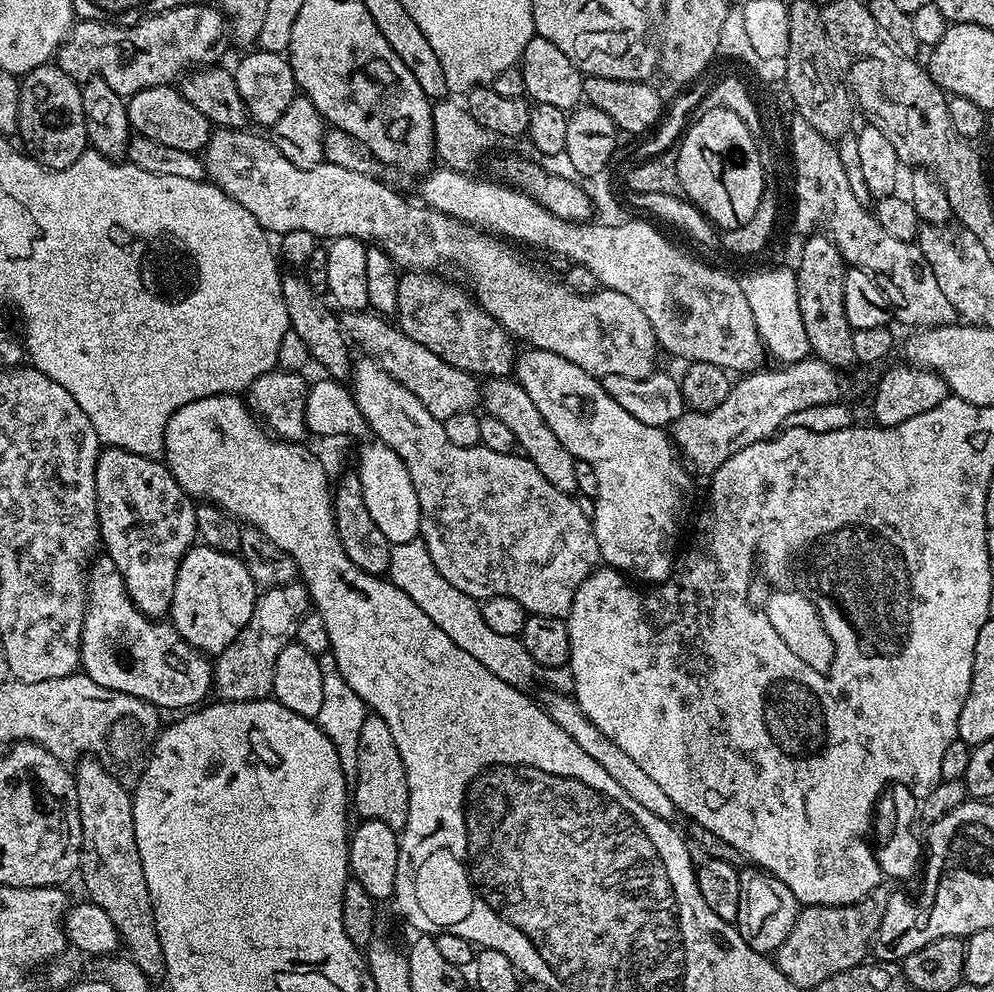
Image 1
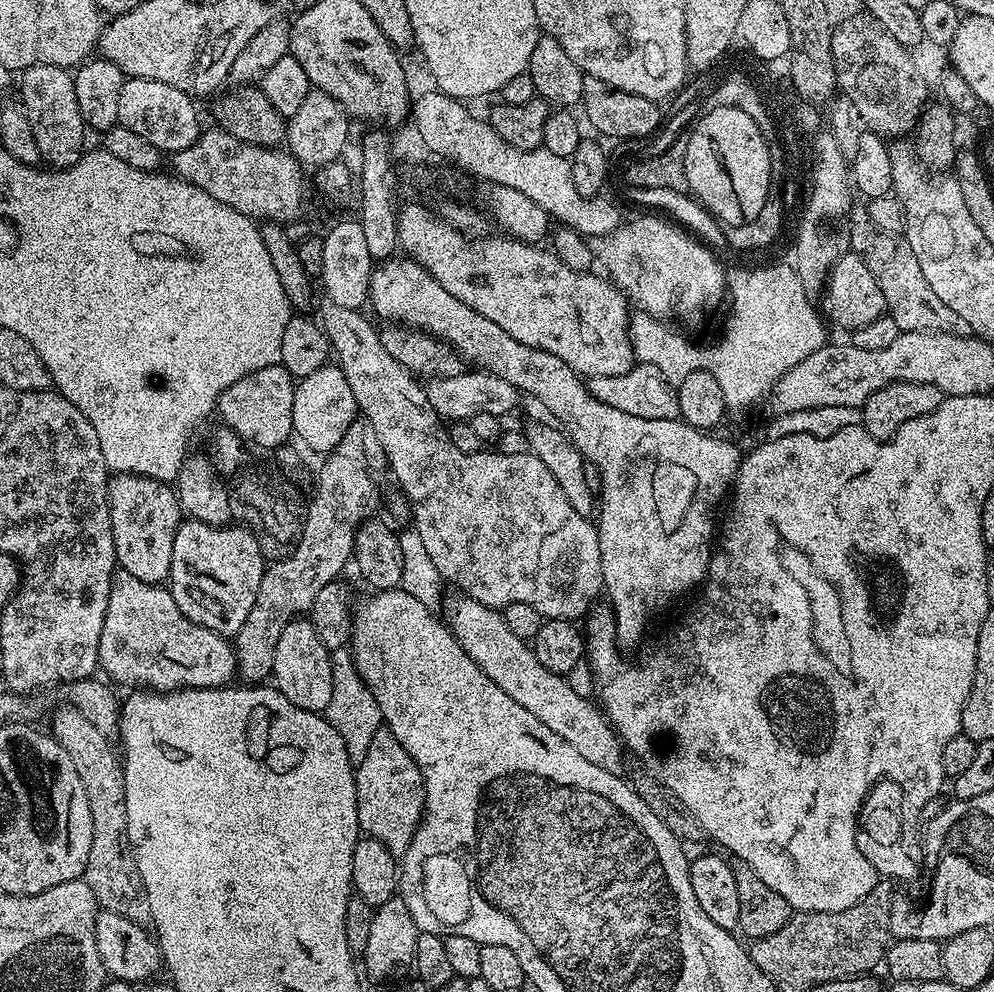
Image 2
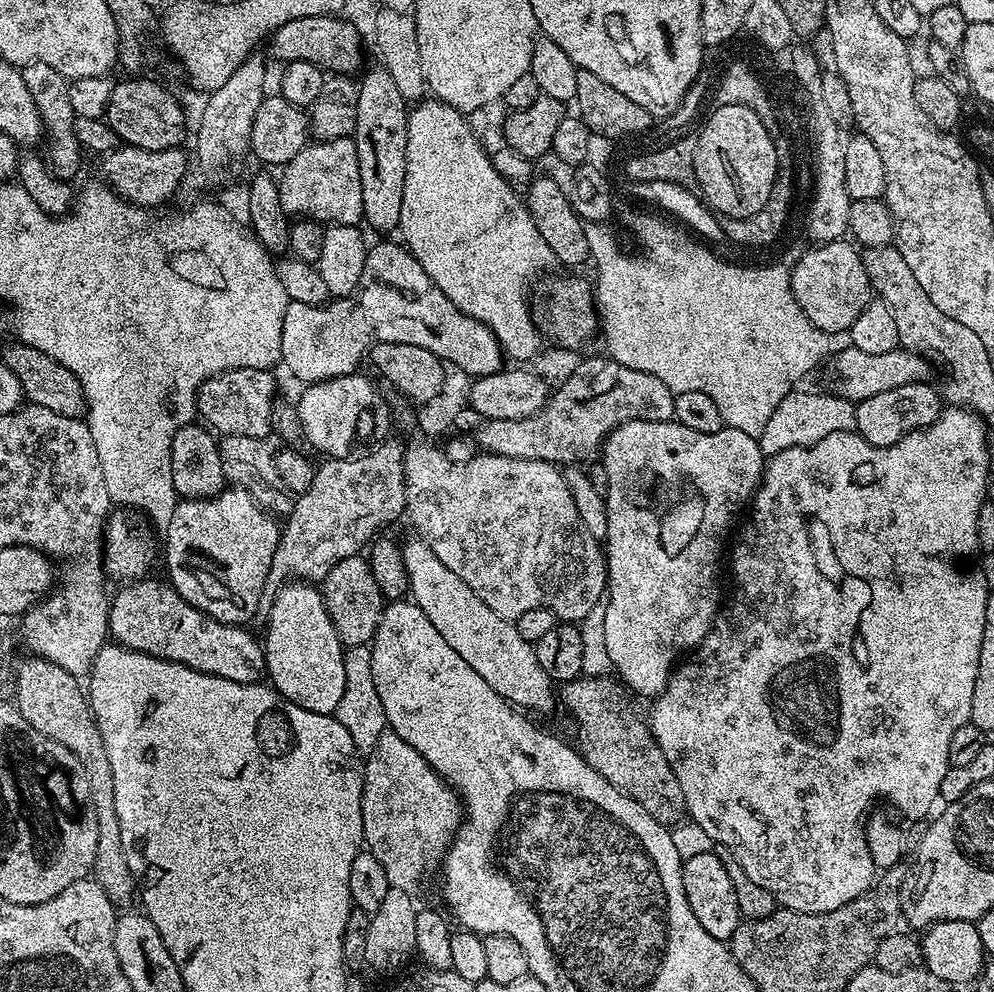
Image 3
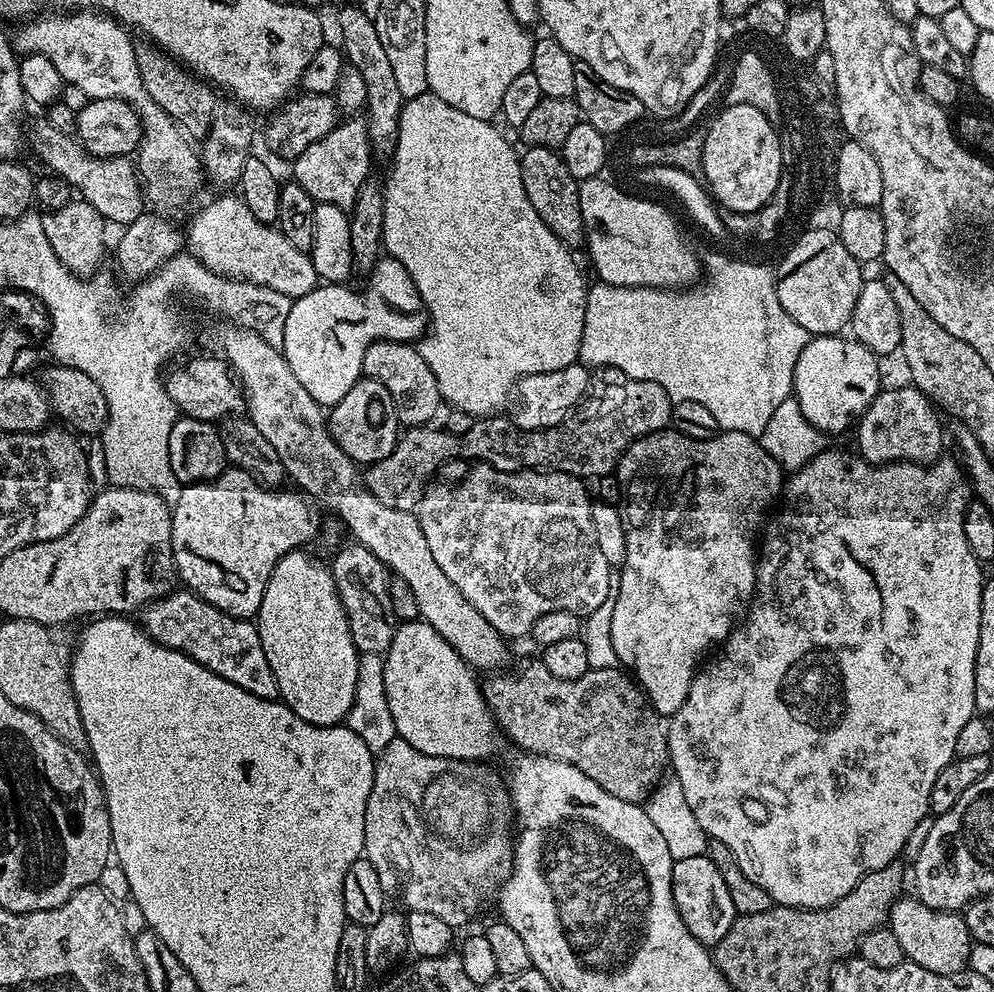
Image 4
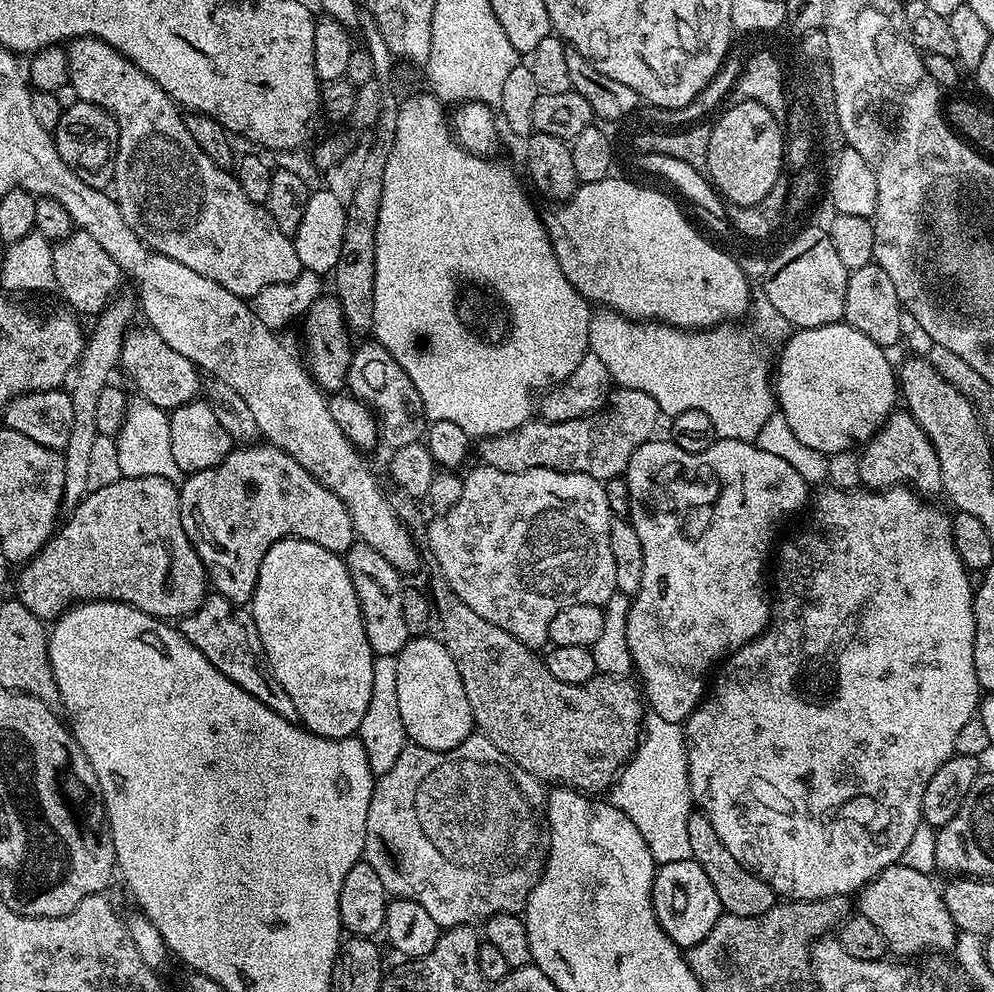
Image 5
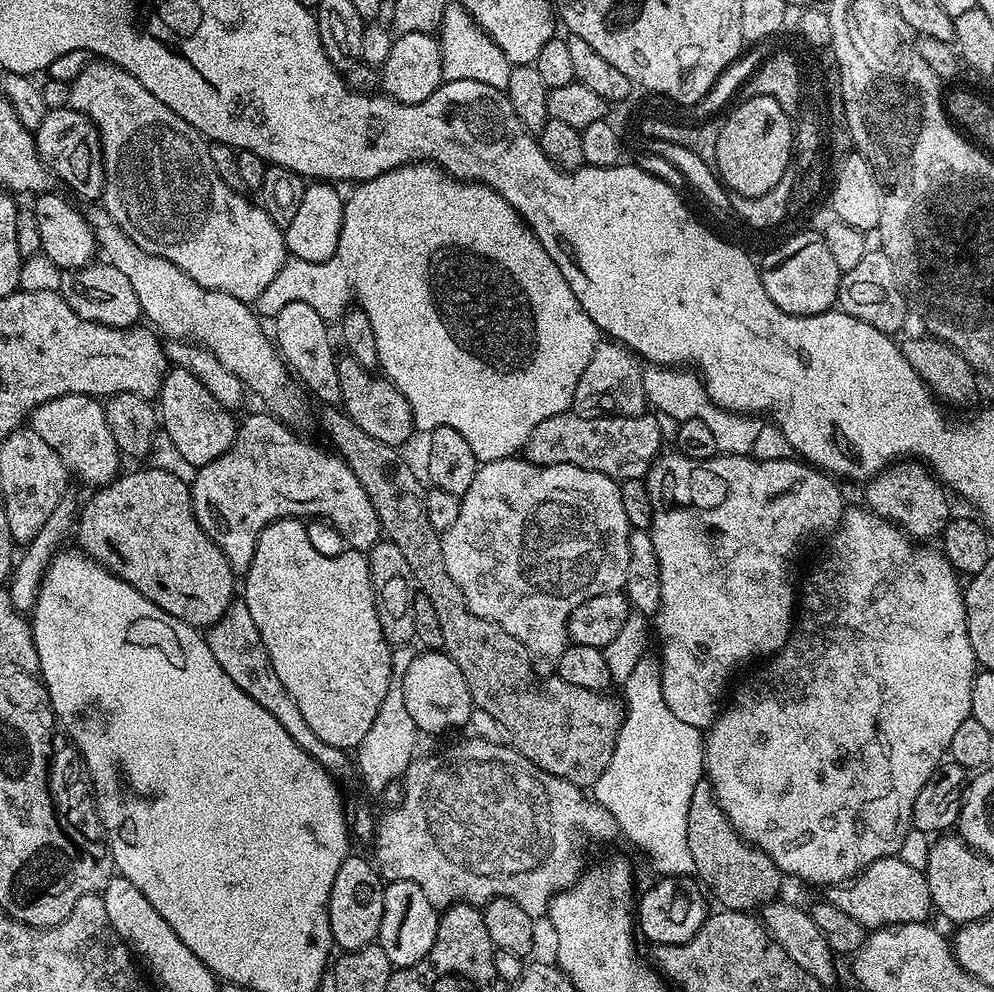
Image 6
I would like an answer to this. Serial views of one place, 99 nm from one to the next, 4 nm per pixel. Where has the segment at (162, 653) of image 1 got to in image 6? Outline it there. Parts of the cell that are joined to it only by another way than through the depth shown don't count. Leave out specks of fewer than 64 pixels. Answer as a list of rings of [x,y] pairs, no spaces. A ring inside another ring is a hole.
[[[233,599],[223,618],[207,629],[206,639],[222,670],[226,670],[226,674],[230,674],[230,678],[234,678],[234,682],[238,682],[238,686],[246,690],[246,694],[250,694],[250,698],[254,698],[254,702],[258,702],[262,710],[270,710],[270,714],[278,718],[282,730],[286,730],[286,734],[290,734],[290,738],[294,738],[294,742],[298,742],[298,746],[302,746],[302,750],[306,750],[306,754],[310,754],[314,762],[333,774],[341,774],[340,772],[350,768],[349,753],[345,749],[322,742],[322,738],[318,738],[318,734],[314,734],[314,730],[306,726],[306,718],[302,718],[294,698],[286,694],[286,686],[278,682],[278,674],[274,674],[272,663],[266,654],[266,646],[262,642],[262,634],[258,634],[258,626],[254,626],[254,617],[243,599]]]

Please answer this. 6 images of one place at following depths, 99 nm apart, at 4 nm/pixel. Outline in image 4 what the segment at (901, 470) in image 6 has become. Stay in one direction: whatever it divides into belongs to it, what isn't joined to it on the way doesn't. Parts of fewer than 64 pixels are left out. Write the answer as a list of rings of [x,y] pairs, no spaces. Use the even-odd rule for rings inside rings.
[[[885,387],[870,402],[870,406],[858,418],[855,425],[858,454],[867,464],[923,464],[936,463],[945,455],[946,428],[940,425],[938,408],[922,394],[919,388]]]

